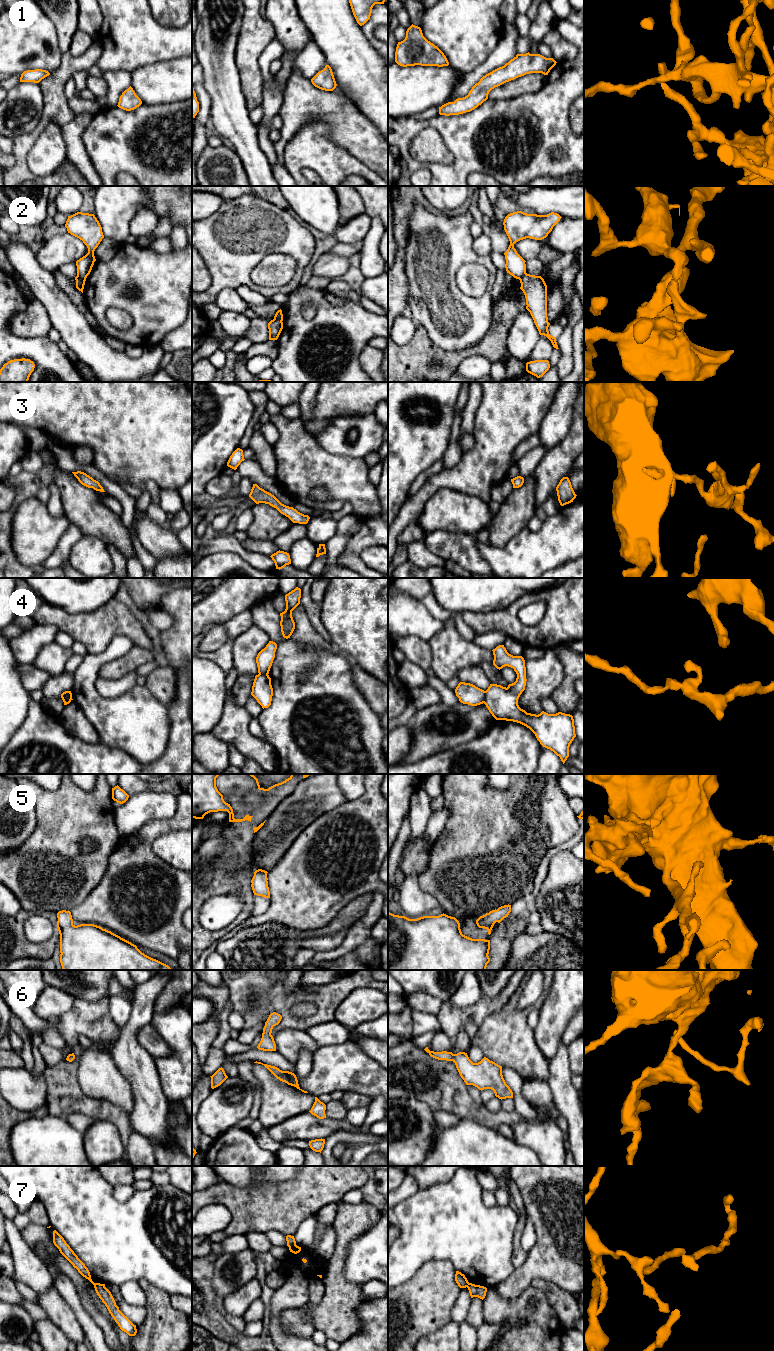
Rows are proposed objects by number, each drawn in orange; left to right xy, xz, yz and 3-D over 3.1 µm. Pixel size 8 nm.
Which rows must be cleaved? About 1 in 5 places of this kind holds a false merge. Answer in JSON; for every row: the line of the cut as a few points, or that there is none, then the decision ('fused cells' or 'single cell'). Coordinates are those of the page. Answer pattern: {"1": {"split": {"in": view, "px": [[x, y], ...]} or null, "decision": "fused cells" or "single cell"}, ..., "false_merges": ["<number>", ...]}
{"1": {"split": null, "decision": "single cell"}, "2": {"split": {"in": "xy", "px": [[77, 275], [85, 279]]}, "decision": "fused cells"}, "3": {"split": null, "decision": "single cell"}, "4": {"split": {"in": "yz", "px": [[485, 691], [483, 702]]}, "decision": "fused cells"}, "5": {"split": null, "decision": "single cell"}, "6": {"split": null, "decision": "single cell"}, "7": {"split": {"in": "xz", "px": [[295, 1244], [289, 1248]]}, "decision": "fused cells"}, "false_merges": ["2", "4", "7"]}

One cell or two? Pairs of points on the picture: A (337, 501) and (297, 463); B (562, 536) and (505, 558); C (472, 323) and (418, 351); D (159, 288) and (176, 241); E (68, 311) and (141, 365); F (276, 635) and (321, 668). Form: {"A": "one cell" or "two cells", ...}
{"A": "one cell", "B": "one cell", "C": "two cells", "D": "two cells", "E": "one cell", "F": "two cells"}

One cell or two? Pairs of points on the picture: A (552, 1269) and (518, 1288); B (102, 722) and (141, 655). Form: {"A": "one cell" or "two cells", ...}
{"A": "one cell", "B": "two cells"}

